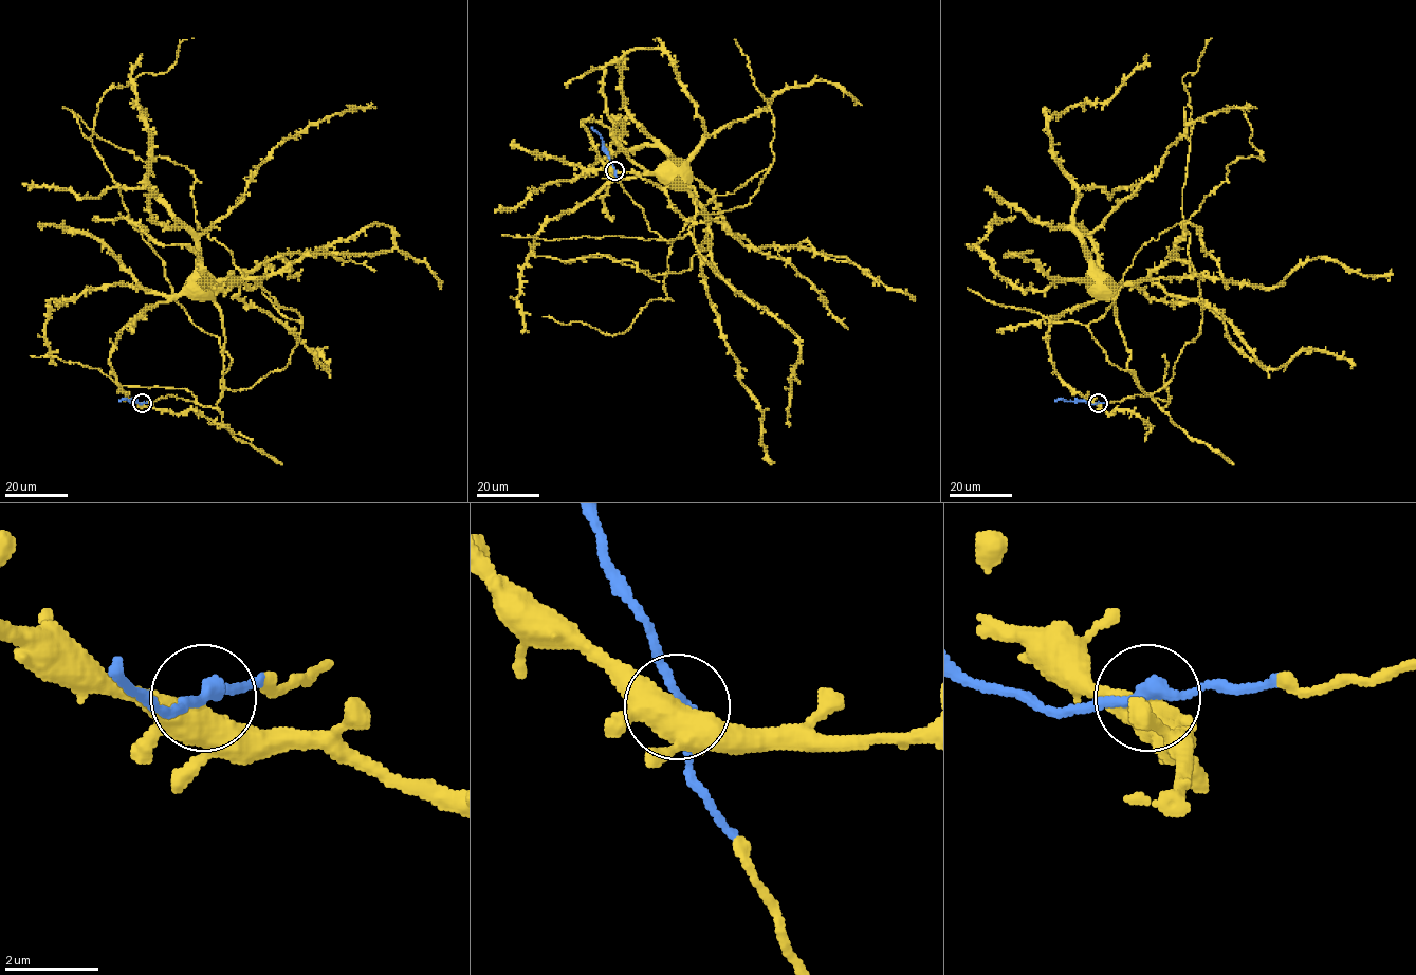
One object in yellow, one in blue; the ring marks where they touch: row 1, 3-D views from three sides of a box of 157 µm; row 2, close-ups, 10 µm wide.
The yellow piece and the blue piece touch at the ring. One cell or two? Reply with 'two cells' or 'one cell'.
one cell

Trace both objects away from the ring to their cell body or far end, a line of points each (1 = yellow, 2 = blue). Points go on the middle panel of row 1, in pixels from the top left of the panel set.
1: (613, 170), (601, 159), (582, 124), (588, 118), (607, 126), (617, 145), (649, 172), (658, 172), (672, 163)
2: (614, 170), (604, 149), (602, 138), (590, 126)

